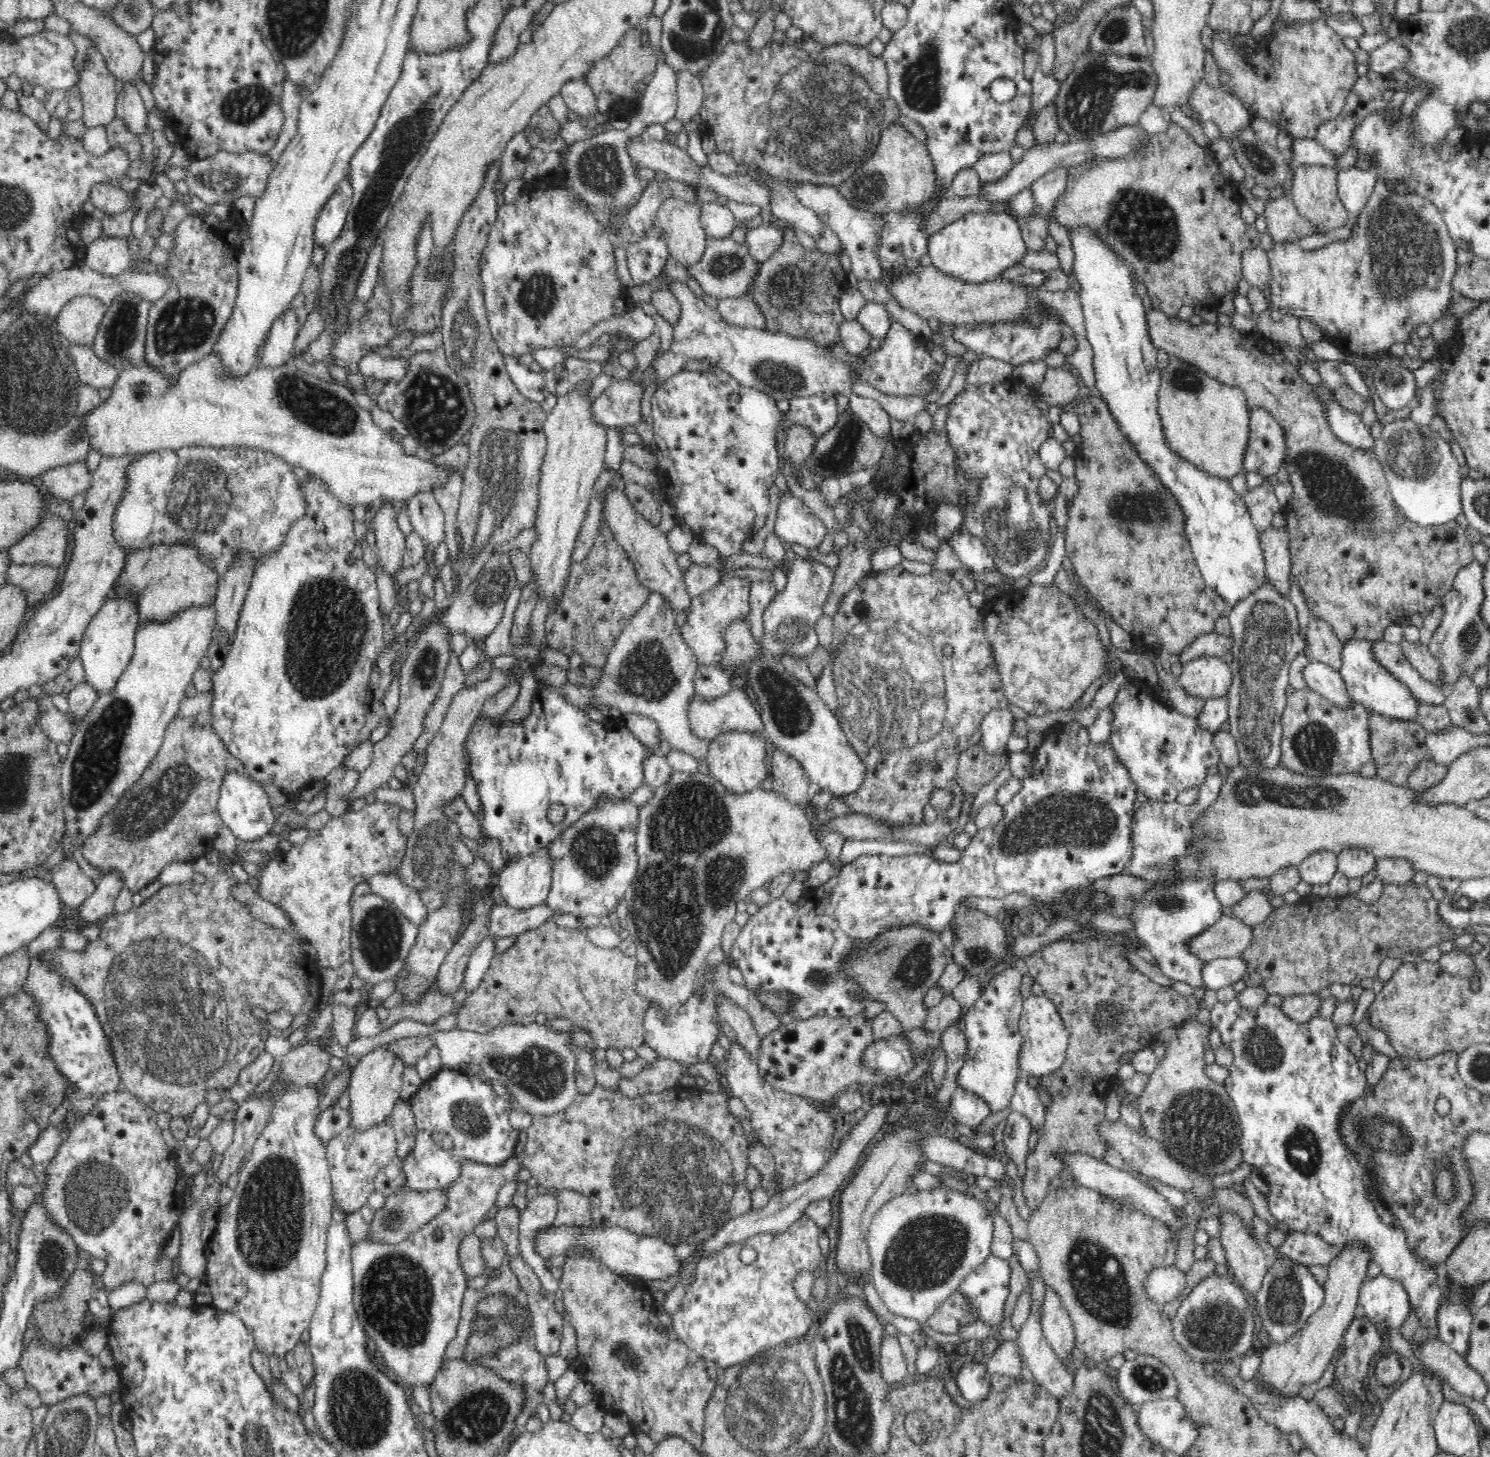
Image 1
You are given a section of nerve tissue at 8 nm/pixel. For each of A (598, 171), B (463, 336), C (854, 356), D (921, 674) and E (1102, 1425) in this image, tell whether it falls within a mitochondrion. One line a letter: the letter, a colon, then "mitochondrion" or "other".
A: mitochondrion
B: mitochondrion
C: other
D: mitochondrion
E: mitochondrion

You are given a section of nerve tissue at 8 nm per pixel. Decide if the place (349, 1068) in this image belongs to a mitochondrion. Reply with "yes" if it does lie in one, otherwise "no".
no

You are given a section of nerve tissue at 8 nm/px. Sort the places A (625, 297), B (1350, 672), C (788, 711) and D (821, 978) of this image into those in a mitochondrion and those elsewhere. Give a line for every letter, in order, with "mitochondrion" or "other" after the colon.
A: other
B: other
C: mitochondrion
D: mitochondrion

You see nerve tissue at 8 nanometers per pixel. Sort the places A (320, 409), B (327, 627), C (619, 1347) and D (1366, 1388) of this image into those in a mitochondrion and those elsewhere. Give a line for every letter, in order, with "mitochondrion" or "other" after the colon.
A: mitochondrion
B: mitochondrion
C: mitochondrion
D: other

